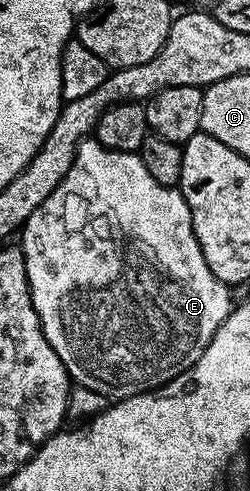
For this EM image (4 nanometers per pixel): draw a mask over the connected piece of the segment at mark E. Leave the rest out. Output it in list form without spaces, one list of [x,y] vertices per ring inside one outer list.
[[[93,138],[82,140],[72,162],[72,170],[68,170],[64,182],[60,182],[60,186],[56,186],[56,190],[52,190],[52,194],[48,194],[48,198],[44,198],[36,210],[32,210],[20,229],[21,236],[20,247],[24,254],[32,306],[40,318],[44,338],[48,338],[52,350],[60,354],[60,362],[64,362],[75,385],[88,386],[88,390],[96,390],[96,394],[104,394],[111,401],[127,400],[129,396],[151,392],[169,380],[175,380],[182,372],[190,371],[230,313],[231,285],[220,282],[220,278],[208,270],[208,262],[204,262],[200,242],[196,242],[196,234],[192,230],[192,214],[188,210],[188,202],[177,187],[160,186],[160,182],[148,174],[141,155],[108,150]]]

